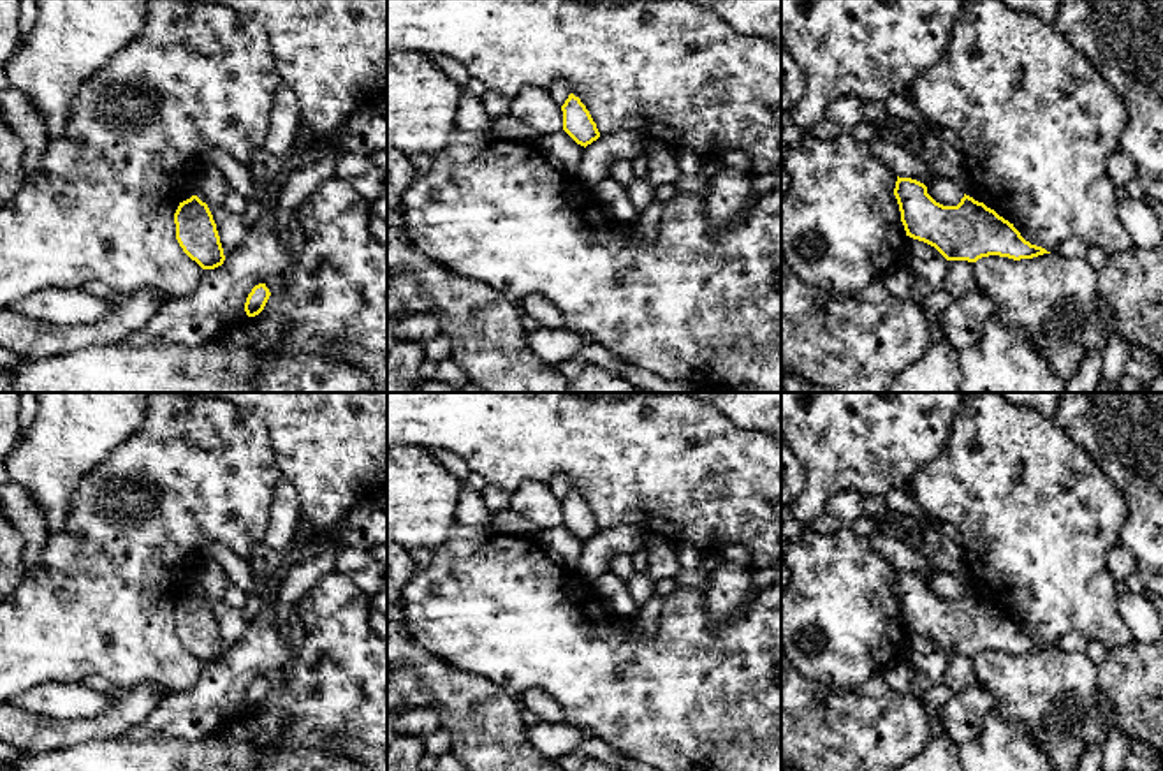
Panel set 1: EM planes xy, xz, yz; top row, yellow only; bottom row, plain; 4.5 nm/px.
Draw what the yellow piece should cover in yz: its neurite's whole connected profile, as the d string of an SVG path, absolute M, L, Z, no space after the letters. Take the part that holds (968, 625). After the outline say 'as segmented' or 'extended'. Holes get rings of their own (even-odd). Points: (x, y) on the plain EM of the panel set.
M897 570L894 590L899 598L906 630L934 641L947 655L976 657L989 650L1020 655L1050 648L1045 642L1026 635L1013 618L966 588L957 600L943 600L927 588L924 577Z | as segmented

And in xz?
M574 488L568 489L563 505L563 525L581 540L588 540L600 532L589 505Z | as segmented

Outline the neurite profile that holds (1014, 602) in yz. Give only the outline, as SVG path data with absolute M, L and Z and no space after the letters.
M998 393L964 396L943 454L922 465L908 486L927 518L959 530L966 554L966 590L1008 614L1026 635L1057 646L1066 632L1079 630L1107 650L1130 646L1135 641L1119 614L1123 584L1107 567L1108 551L1119 546L1128 503L1119 488L1054 417L1045 417L1031 407L1013 405Z

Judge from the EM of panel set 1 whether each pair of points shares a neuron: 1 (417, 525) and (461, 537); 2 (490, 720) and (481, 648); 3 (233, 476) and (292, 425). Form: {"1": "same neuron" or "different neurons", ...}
{"1": "different neurons", "2": "different neurons", "3": "different neurons"}

